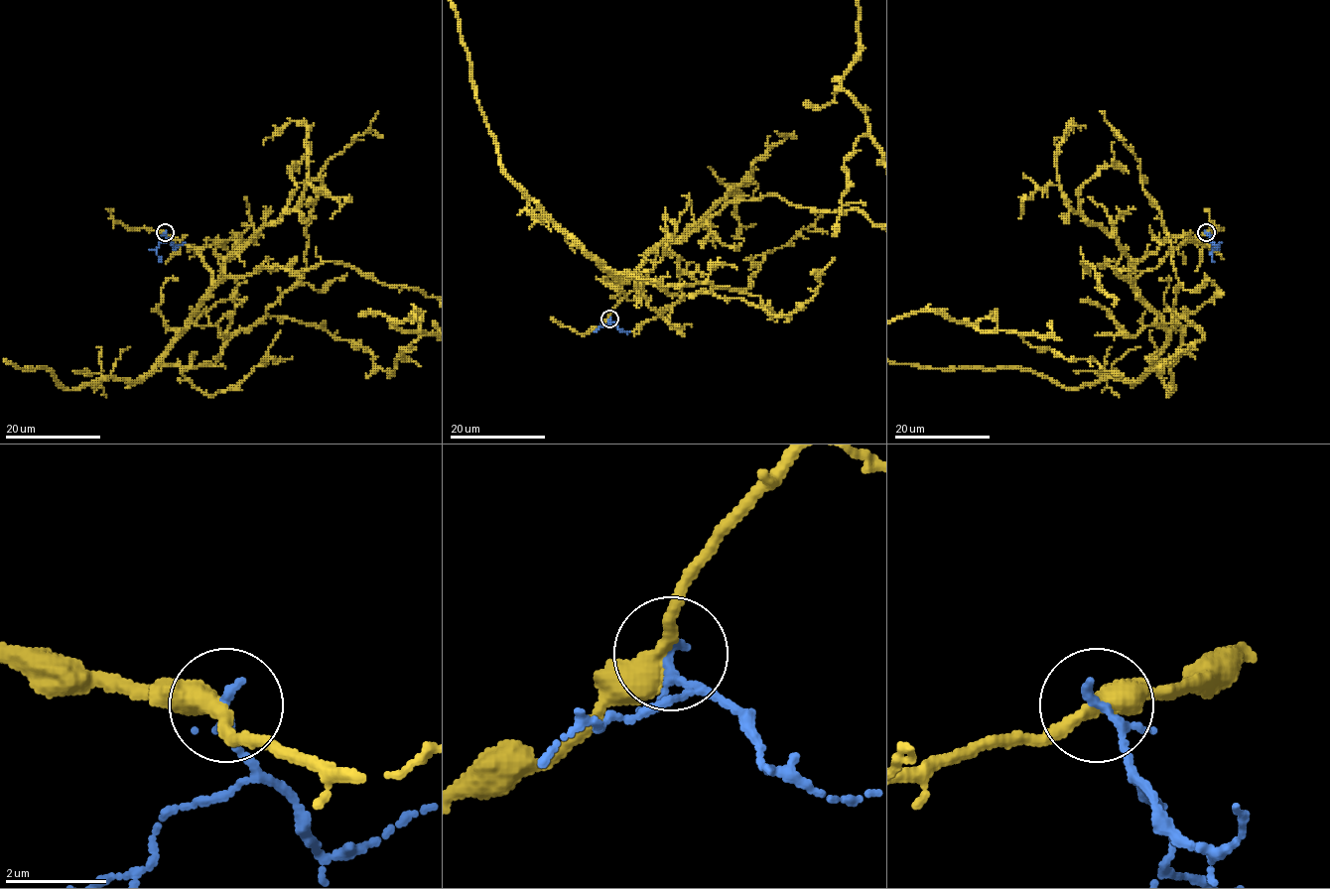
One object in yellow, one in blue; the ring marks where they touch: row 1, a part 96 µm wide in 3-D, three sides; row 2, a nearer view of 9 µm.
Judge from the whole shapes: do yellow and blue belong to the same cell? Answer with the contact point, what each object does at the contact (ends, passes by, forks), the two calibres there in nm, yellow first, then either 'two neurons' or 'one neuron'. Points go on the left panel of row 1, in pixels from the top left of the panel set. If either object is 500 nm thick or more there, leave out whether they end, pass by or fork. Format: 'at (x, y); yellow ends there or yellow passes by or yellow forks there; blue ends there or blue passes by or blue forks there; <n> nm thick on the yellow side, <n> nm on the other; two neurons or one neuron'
at (165, 232); yellow passes by; blue ends there; 400 nm thick on the yellow side, 200 nm on the other; two neurons

